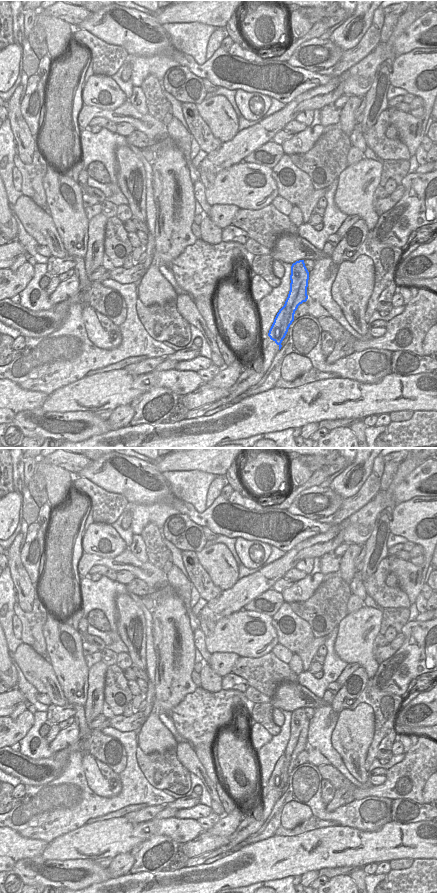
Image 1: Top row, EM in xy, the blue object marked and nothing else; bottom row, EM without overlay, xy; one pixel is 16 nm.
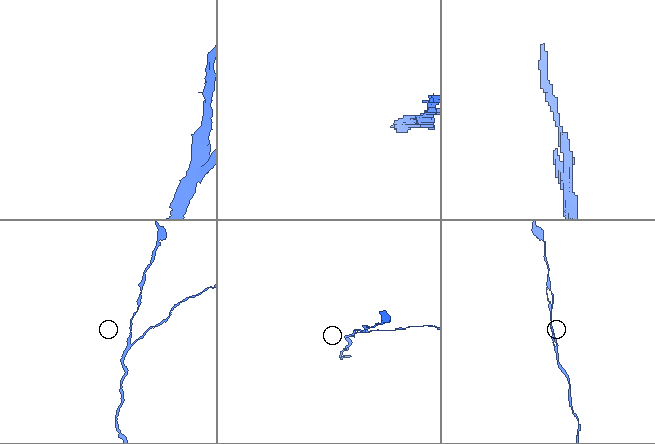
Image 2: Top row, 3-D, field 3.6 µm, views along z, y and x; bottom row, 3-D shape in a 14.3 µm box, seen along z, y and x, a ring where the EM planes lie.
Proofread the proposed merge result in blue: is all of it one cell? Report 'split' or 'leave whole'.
split

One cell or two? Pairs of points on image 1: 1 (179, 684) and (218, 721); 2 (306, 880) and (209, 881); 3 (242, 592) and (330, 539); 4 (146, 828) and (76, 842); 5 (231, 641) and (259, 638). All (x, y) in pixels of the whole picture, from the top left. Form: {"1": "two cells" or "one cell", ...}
{"1": "two cells", "2": "two cells", "3": "one cell", "4": "one cell", "5": "one cell"}

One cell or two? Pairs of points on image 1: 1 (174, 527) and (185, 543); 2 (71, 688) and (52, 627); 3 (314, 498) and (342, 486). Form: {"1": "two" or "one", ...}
{"1": "one", "2": "one", "3": "two"}

